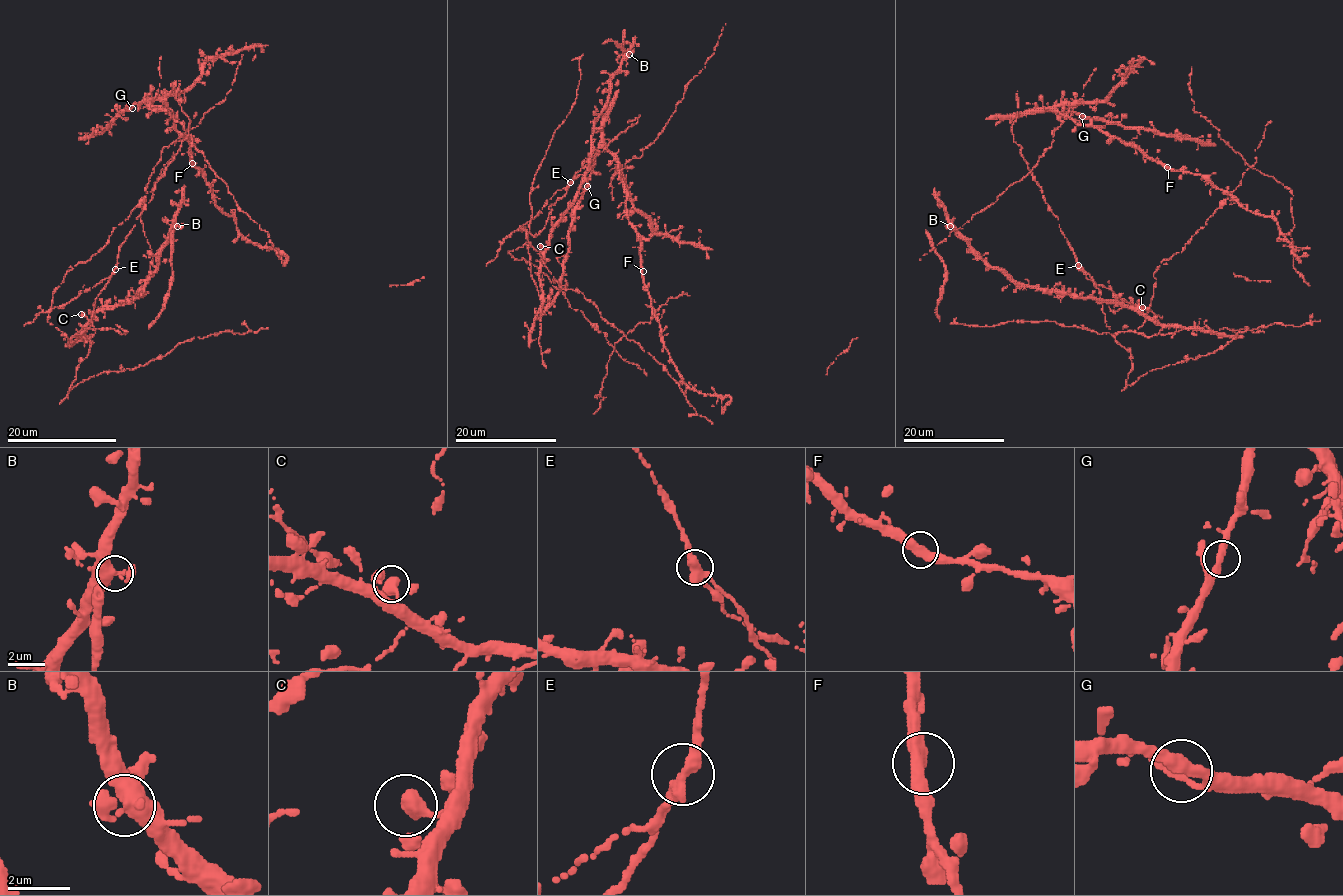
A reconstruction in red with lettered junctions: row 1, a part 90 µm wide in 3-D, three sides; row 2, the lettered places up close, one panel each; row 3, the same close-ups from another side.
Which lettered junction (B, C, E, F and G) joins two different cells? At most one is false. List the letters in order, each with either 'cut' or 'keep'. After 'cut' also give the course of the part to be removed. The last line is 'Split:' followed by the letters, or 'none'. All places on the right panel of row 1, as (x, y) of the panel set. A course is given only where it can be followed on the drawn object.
B: keep
C: keep
E: cut; course (1078, 265), (1088, 279), (1129, 303), (1147, 307), (1162, 319)
F: keep
G: keep
Split: E

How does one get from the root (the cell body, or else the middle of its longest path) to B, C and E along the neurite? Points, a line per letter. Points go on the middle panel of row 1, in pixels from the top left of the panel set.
B: (592, 161), (500, 246), (508, 252), (528, 239), (540, 295), (552, 225), (574, 199), (611, 75), (629, 54)
C: (592, 161), (500, 246), (508, 252), (528, 239), (531, 276), (540, 295), (540, 264), (546, 248), (540, 246)
E: (592, 161), (570, 182)

